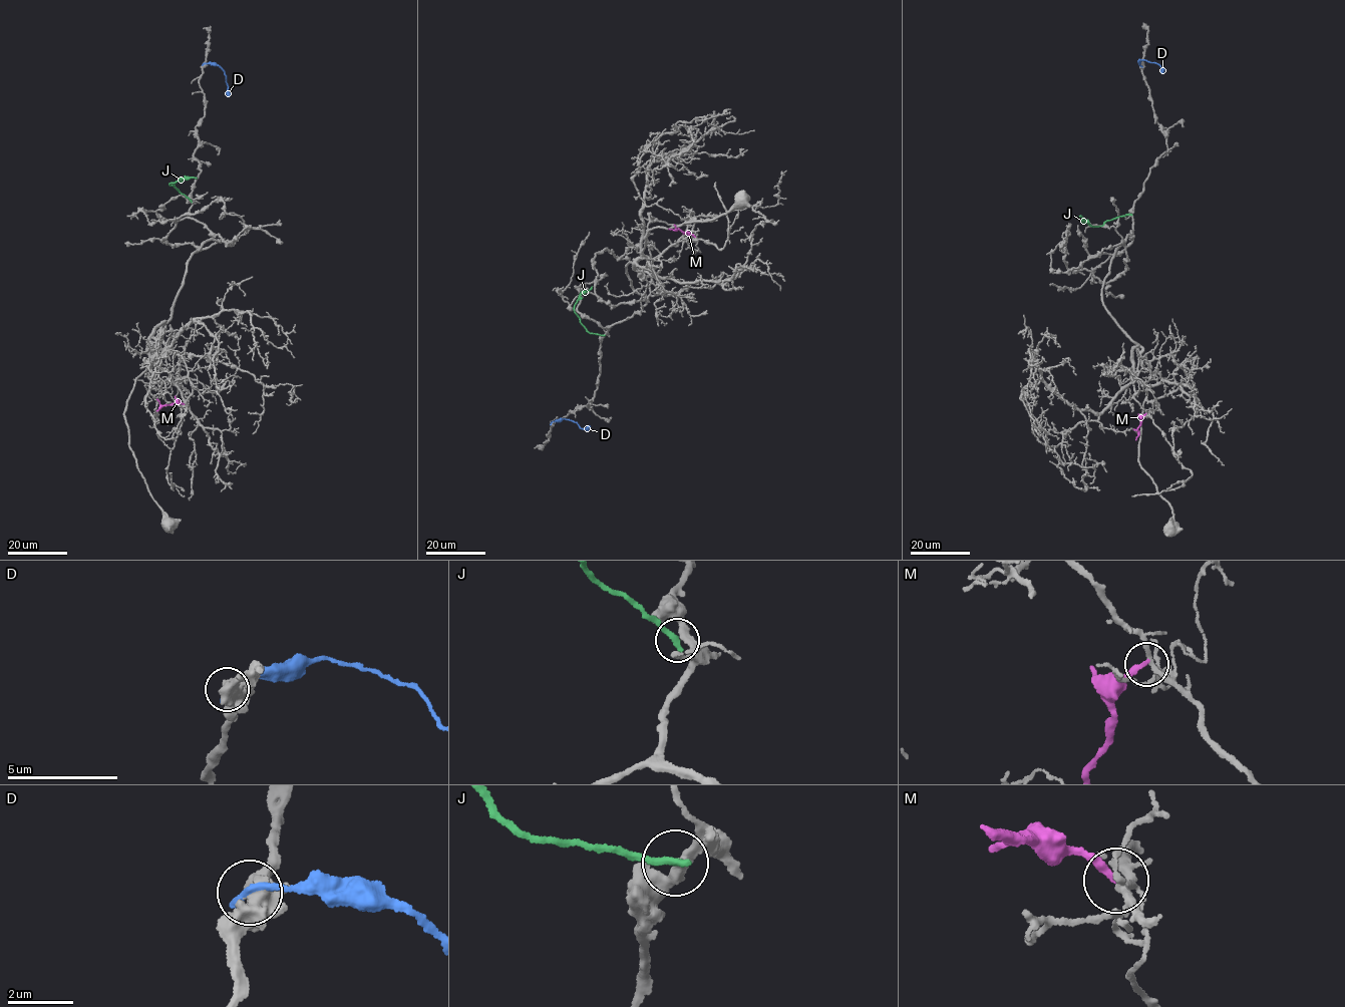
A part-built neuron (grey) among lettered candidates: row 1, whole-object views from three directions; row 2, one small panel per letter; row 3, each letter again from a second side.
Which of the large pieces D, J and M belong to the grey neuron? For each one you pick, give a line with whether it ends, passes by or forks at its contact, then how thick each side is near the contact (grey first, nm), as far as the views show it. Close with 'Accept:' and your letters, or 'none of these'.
Accept: none of these

